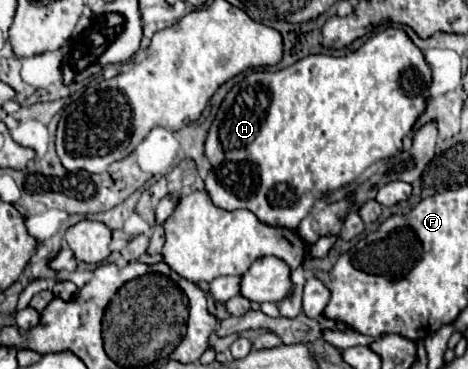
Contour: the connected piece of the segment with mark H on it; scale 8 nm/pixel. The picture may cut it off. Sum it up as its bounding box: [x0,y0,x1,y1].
[206,28,432,230]

